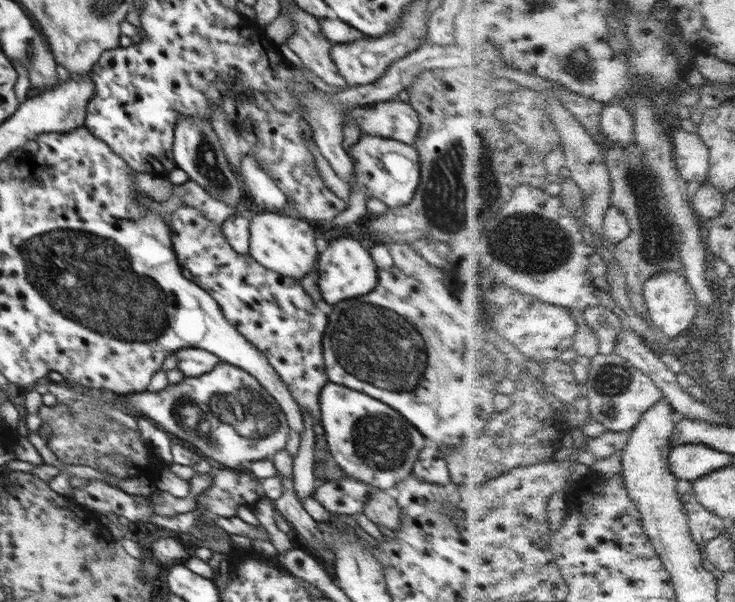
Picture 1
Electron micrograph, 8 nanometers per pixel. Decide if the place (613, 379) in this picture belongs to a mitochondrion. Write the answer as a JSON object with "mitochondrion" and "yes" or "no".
{"mitochondrion":"yes"}

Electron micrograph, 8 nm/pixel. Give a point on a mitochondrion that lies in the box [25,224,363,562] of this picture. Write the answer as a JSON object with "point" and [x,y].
{"point":[248,407]}

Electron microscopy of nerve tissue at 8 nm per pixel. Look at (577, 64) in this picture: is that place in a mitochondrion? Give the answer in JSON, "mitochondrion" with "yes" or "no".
{"mitochondrion":"yes"}

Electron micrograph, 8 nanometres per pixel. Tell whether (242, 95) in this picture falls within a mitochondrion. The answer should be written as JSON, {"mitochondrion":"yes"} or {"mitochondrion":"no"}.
{"mitochondrion":"no"}

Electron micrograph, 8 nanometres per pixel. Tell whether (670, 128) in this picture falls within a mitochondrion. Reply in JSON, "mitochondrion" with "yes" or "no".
{"mitochondrion":"no"}

